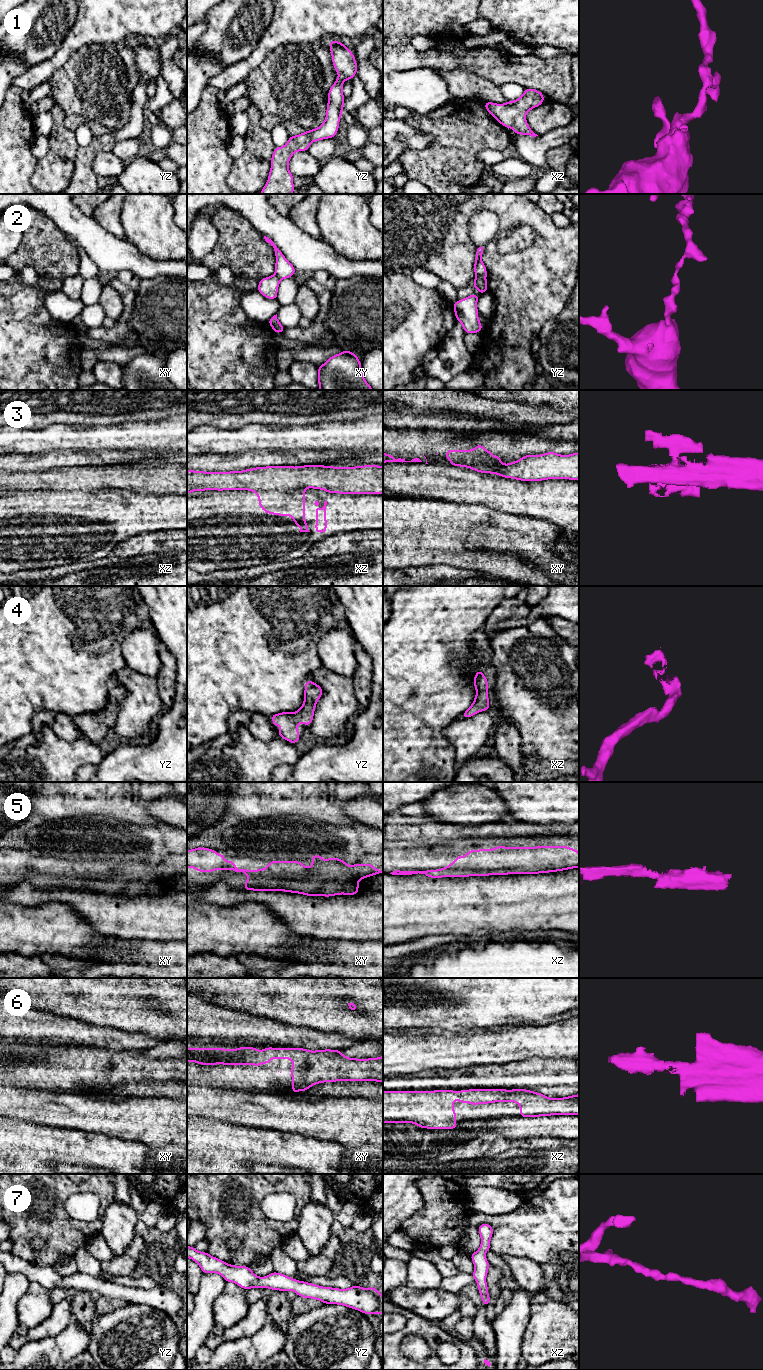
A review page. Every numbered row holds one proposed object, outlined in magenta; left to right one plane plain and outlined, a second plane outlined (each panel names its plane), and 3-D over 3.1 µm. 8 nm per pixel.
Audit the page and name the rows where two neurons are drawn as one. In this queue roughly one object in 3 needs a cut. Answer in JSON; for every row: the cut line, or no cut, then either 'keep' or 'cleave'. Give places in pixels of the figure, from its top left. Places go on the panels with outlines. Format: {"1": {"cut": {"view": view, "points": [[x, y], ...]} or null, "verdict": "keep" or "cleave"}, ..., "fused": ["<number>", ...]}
{"1": {"cut": null, "verdict": "keep"}, "2": {"cut": {"view": "yz", "points": [[476, 276], [485, 277]]}, "verdict": "cleave"}, "3": {"cut": {"view": "xz", "points": [[304, 488], [296, 490], [250, 490]]}, "verdict": "cleave"}, "4": {"cut": null, "verdict": "keep"}, "5": {"cut": null, "verdict": "keep"}, "6": {"cut": null, "verdict": "keep"}, "7": {"cut": null, "verdict": "keep"}, "fused": ["2", "3"]}

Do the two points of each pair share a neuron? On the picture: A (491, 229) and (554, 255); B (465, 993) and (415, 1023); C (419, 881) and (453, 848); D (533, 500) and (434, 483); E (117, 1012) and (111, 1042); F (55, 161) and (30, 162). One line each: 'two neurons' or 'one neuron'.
A: two neurons
B: one neuron
C: two neurons
D: one neuron
E: two neurons
F: two neurons

